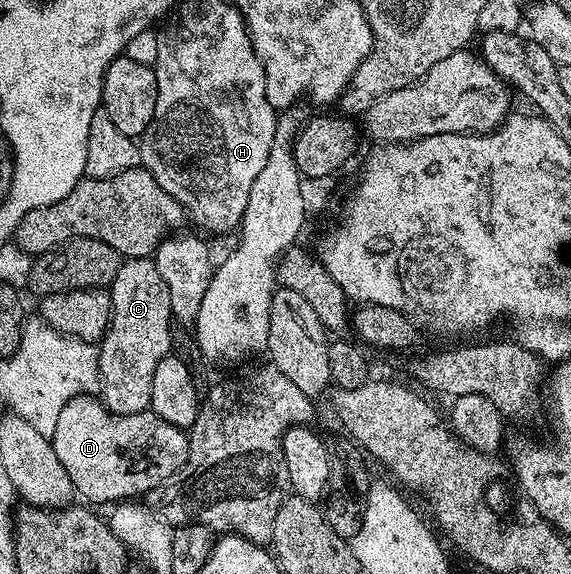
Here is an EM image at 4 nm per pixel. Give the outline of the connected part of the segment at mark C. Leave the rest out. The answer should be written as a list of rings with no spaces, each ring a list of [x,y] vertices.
[[[129,257],[121,260],[110,292],[112,322],[98,342],[99,396],[111,413],[134,415],[145,412],[151,406],[150,387],[154,387],[154,371],[158,371],[160,360],[173,352],[174,318],[170,291],[152,257]]]

